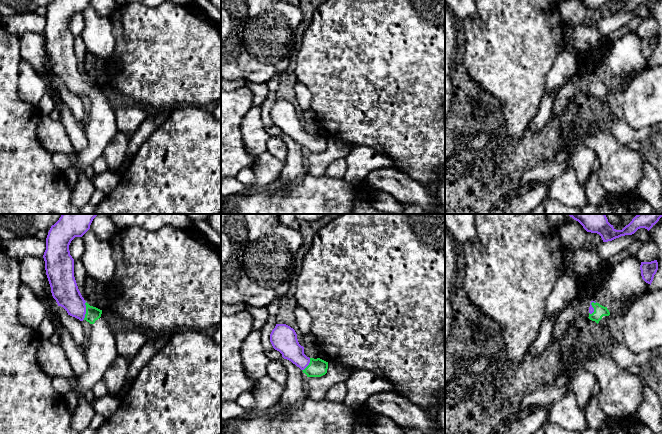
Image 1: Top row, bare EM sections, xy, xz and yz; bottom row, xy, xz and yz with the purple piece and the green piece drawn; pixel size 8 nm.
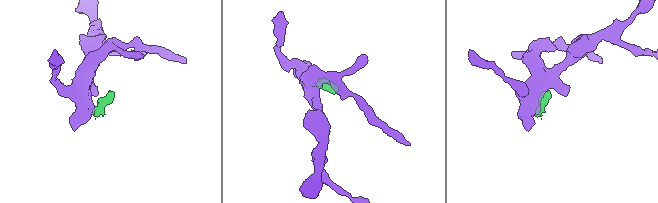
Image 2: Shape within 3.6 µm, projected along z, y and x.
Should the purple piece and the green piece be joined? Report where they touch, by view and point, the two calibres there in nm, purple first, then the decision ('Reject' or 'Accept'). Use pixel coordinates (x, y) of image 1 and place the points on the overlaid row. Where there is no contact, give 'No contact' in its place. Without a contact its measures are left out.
Touches purple at xy (85, 311). Thickness 220 nm (purple) against 110 nm. Accept

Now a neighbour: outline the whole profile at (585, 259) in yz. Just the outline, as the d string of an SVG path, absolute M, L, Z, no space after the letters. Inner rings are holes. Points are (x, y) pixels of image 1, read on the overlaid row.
M587 232L587 247L573 251L573 272L576 276L587 274L590 270L600 267L603 259L599 256L597 247L602 243L603 240L599 234Z

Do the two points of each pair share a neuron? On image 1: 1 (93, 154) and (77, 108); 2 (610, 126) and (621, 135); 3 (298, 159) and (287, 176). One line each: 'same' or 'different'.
1: different
2: same
3: same

